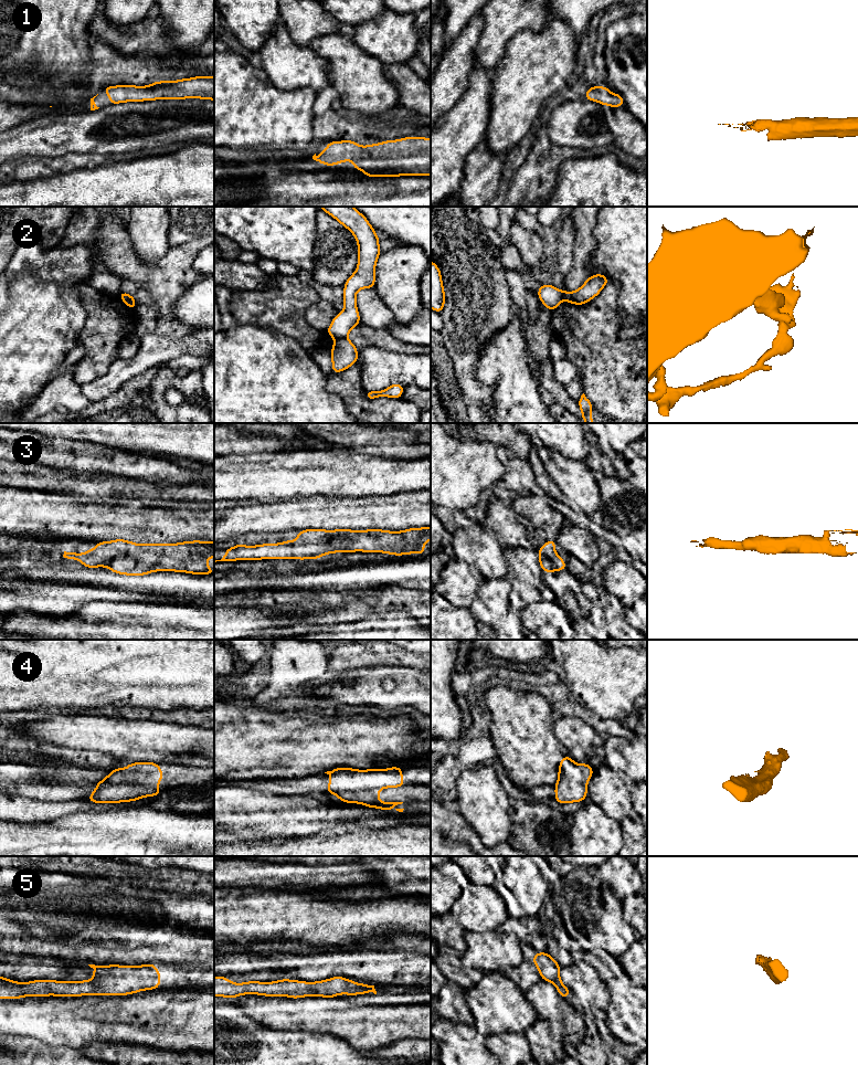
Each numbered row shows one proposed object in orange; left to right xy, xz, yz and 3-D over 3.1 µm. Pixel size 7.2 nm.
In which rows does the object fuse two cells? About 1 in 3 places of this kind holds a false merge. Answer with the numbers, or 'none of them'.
2

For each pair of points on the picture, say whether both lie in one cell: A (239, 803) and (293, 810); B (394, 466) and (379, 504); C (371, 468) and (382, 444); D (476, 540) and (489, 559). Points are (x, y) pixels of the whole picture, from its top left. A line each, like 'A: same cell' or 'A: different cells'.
A: same cell
B: different cells
C: different cells
D: same cell

